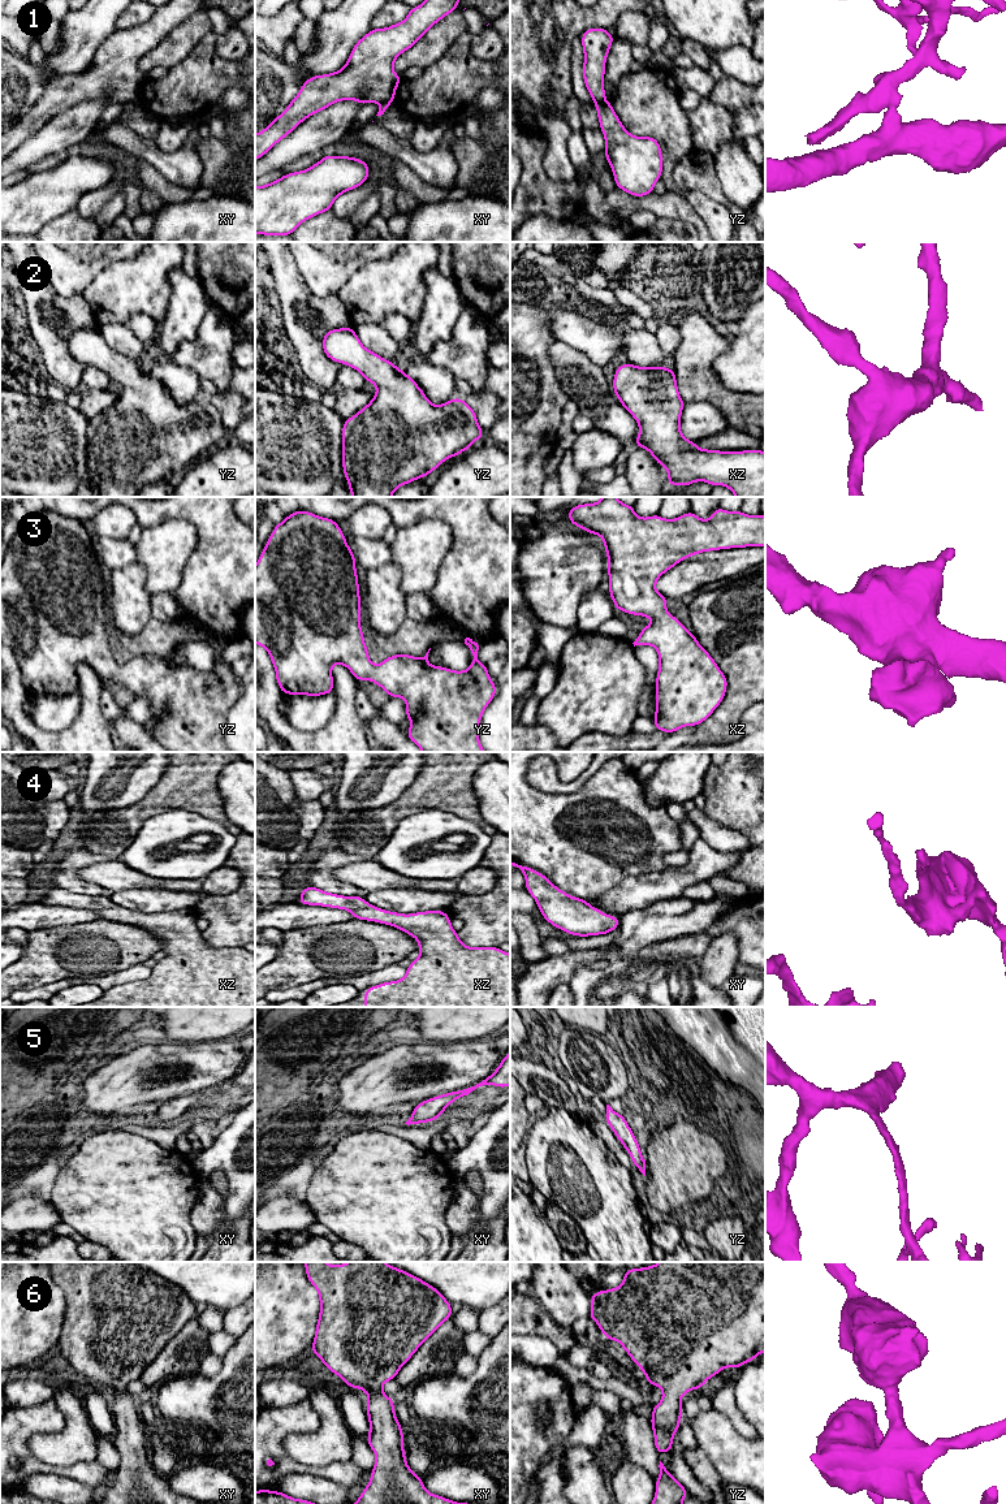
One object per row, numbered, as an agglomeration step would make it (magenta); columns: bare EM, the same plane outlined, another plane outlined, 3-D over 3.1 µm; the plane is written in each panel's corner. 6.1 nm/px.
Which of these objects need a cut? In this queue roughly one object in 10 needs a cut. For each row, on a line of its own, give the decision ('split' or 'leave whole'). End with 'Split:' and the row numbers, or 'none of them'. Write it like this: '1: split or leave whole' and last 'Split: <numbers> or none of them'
1: split
2: leave whole
3: leave whole
4: leave whole
5: leave whole
6: leave whole
Split: 1

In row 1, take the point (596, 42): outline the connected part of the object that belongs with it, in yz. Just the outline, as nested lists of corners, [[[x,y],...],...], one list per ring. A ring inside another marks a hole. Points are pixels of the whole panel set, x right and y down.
[[[601,27],[588,29],[582,34],[582,48],[584,52],[583,79],[595,103],[605,100],[605,62],[613,40],[614,36]]]

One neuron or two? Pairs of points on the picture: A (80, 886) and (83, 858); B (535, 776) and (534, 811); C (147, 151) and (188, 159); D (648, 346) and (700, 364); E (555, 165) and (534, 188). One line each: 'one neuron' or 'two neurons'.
A: one neuron
B: two neurons
C: one neuron
D: two neurons
E: two neurons

